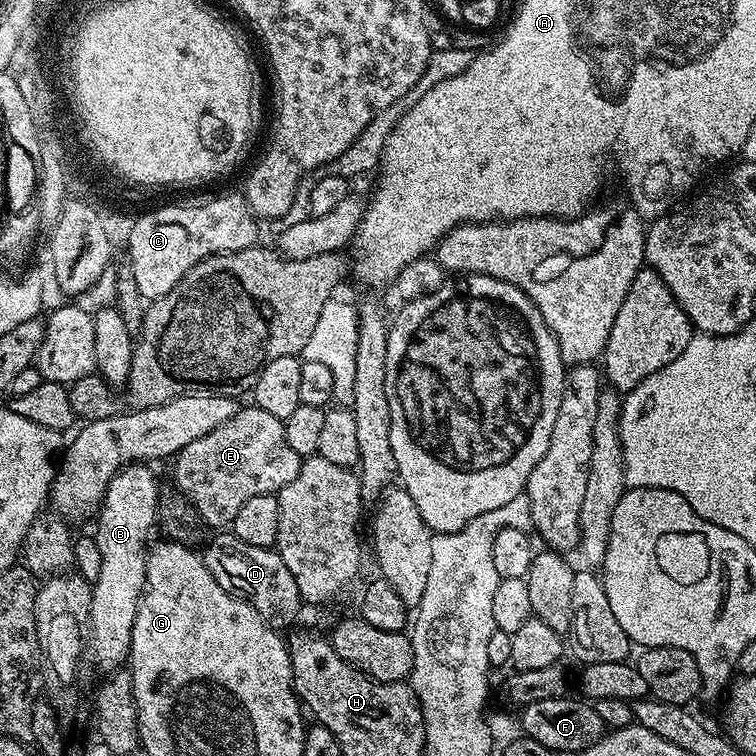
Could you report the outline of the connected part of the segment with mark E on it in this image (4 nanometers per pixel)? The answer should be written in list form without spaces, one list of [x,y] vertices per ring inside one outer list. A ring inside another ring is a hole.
[[[244,406],[229,421],[176,453],[176,484],[181,488],[177,489],[196,507],[207,527],[209,524],[216,528],[212,530],[220,530],[231,525],[246,498],[279,493],[298,478],[302,457],[290,450],[284,423],[266,410]]]

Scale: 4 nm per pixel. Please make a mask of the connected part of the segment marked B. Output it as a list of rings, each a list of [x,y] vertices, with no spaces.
[[[133,462],[125,464],[120,471],[114,474],[110,486],[104,492],[104,502],[100,506],[100,511],[95,517],[96,545],[98,554],[102,554],[102,570],[98,570],[98,578],[92,584],[92,603],[88,605],[86,619],[92,623],[92,640],[90,636],[90,652],[92,656],[107,670],[116,670],[120,664],[129,659],[132,650],[132,627],[134,618],[138,614],[140,599],[144,593],[144,583],[146,582],[146,562],[148,561],[148,531],[158,520],[158,509],[162,504],[160,488],[156,485],[156,476],[151,472],[149,465],[144,462]]]

